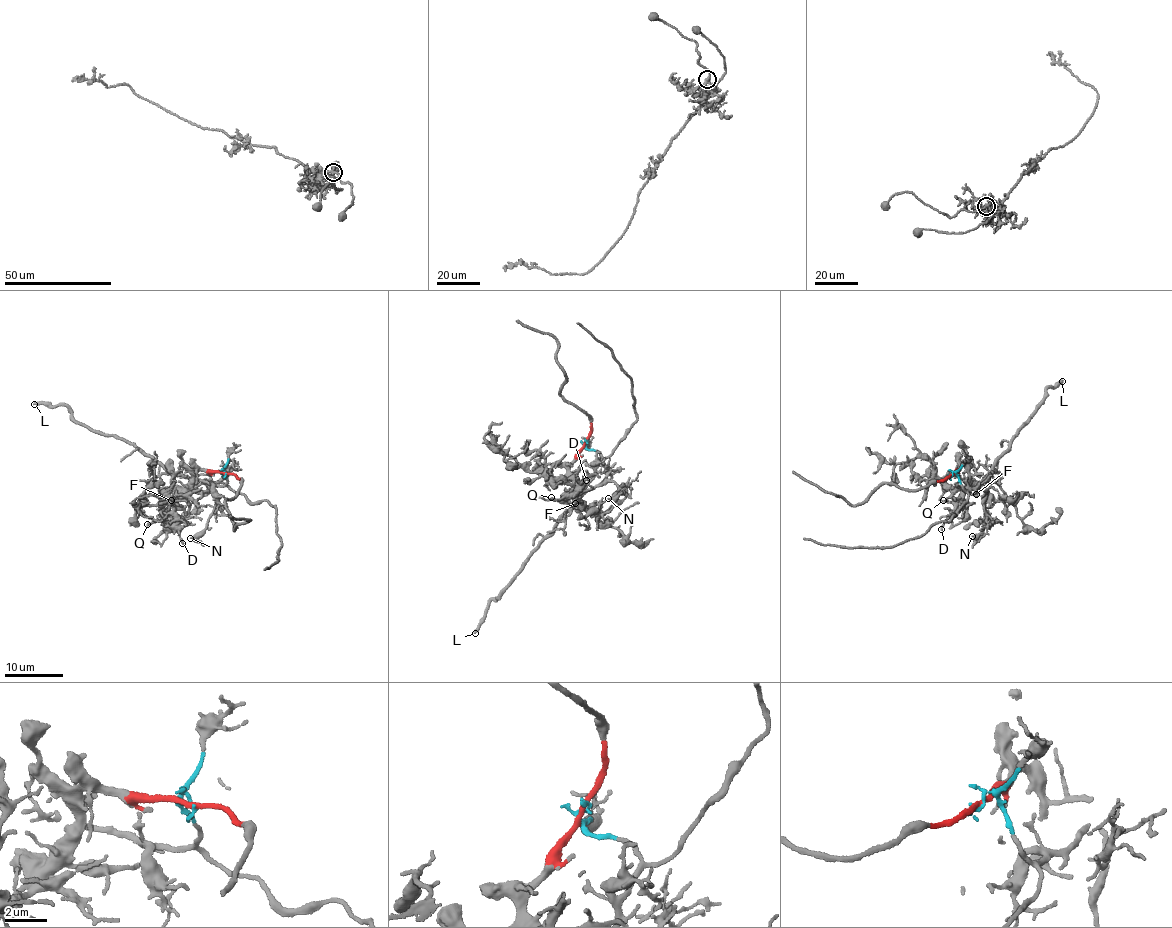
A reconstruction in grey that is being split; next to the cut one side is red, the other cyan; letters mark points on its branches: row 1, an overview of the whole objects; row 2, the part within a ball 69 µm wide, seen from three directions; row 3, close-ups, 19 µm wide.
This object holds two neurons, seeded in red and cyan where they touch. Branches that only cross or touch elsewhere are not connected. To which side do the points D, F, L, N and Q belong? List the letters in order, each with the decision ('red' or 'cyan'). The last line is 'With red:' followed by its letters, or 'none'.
D: red
F: red
L: cyan
N: cyan
Q: red
With red: D, F, Q

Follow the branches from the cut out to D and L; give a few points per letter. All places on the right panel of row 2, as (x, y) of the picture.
D: (950, 476), (963, 465), (969, 481), (941, 529)
L: (950, 476), (956, 474), (966, 491), (987, 480), (1036, 412), (1046, 388), (1062, 381)

